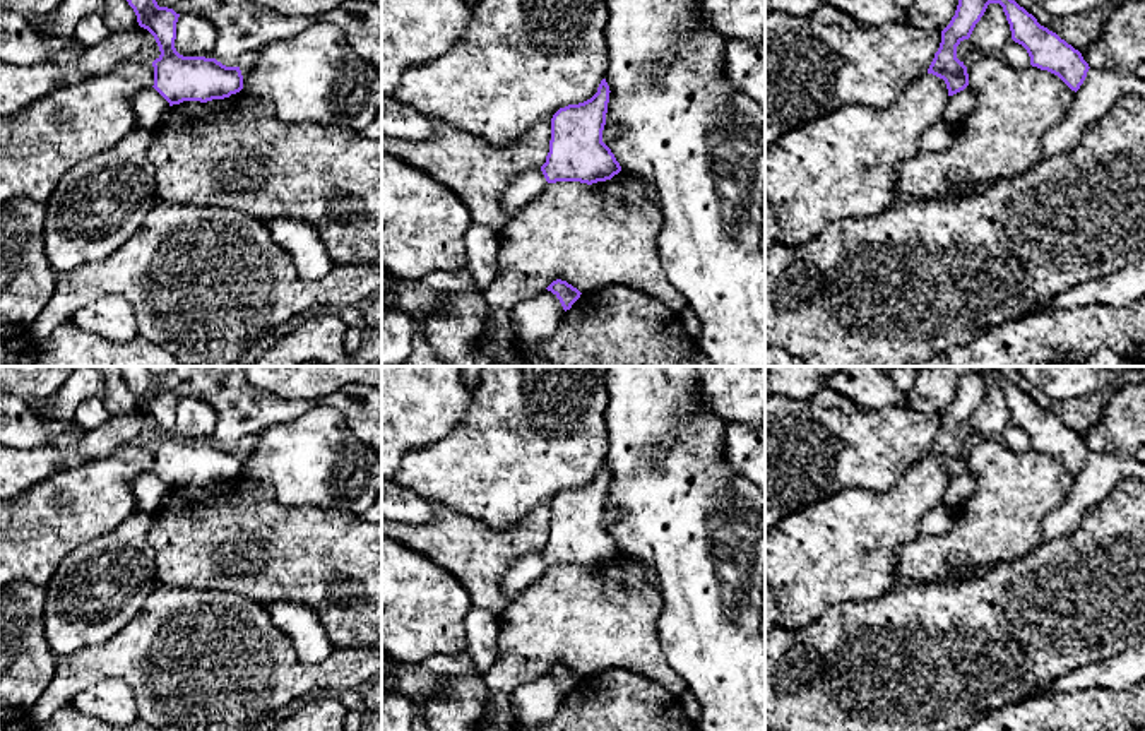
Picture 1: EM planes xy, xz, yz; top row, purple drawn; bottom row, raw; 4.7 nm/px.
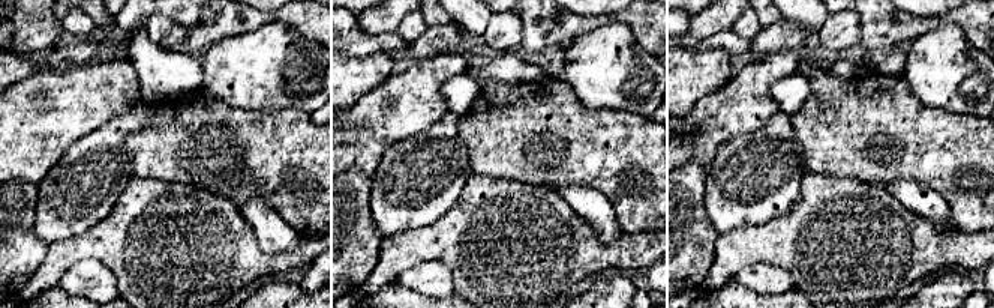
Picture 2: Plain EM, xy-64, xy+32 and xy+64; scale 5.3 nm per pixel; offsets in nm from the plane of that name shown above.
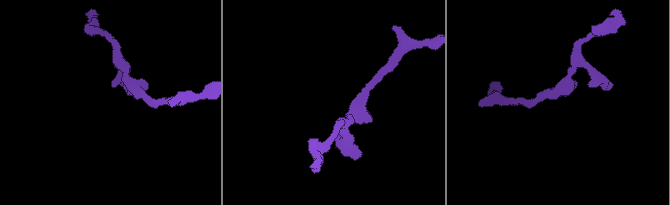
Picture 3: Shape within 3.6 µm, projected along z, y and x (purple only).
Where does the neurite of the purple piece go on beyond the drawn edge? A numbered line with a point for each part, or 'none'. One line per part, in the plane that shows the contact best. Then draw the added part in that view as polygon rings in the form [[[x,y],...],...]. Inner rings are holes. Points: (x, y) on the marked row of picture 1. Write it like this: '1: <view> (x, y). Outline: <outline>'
none

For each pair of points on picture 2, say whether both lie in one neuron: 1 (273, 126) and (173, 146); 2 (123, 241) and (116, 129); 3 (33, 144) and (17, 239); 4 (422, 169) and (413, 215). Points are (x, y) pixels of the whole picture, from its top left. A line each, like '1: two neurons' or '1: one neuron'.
1: one neuron
2: two neurons
3: two neurons
4: one neuron

